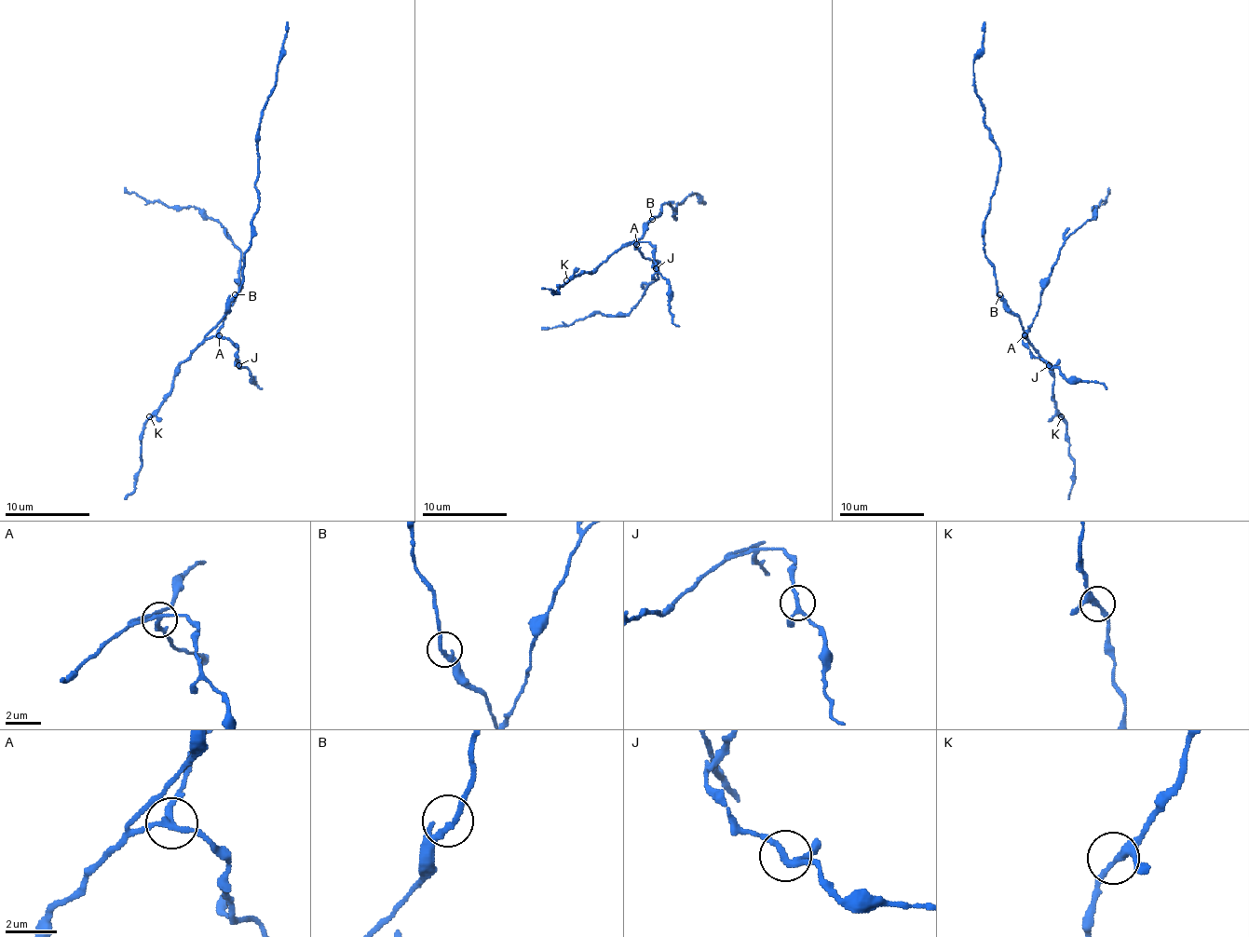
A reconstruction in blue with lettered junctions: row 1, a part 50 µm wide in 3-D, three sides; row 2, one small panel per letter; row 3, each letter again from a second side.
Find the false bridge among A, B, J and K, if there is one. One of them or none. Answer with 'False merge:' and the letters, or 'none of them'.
False merge: A

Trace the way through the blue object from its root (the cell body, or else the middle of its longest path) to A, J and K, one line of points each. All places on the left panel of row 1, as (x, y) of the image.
A: (237, 296), (215, 329), (220, 335)
J: (237, 296), (215, 329), (237, 350), (238, 365)
K: (237, 296), (222, 320), (179, 365), (170, 387), (170, 395), (149, 416)

